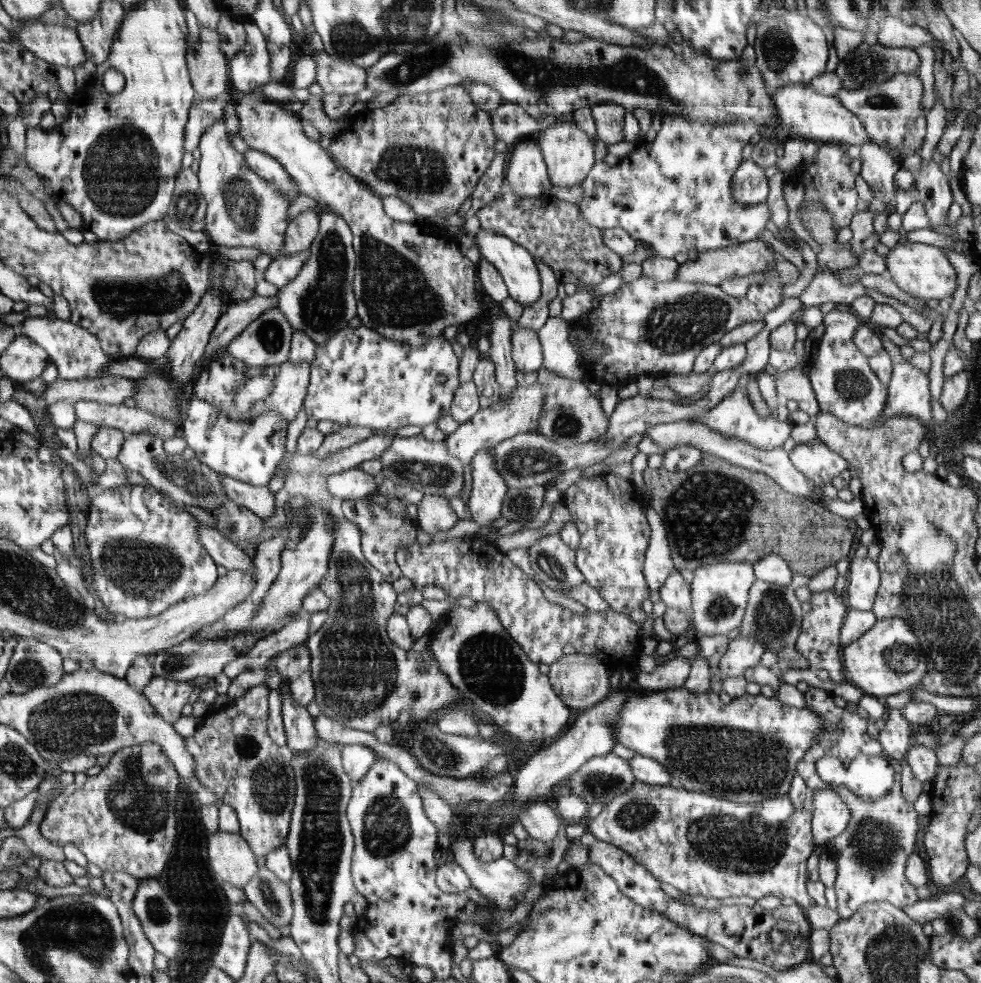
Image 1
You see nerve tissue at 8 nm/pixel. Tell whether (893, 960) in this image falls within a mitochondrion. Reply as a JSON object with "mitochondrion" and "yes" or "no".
{"mitochondrion":"yes"}

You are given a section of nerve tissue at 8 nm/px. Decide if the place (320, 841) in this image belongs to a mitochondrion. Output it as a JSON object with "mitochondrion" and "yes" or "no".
{"mitochondrion":"yes"}

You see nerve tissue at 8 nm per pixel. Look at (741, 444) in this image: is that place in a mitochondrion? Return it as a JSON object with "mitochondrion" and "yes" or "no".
{"mitochondrion":"no"}

